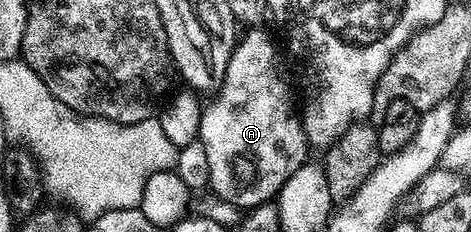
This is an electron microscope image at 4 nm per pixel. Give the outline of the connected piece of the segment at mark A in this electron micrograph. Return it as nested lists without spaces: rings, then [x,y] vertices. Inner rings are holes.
[[[249,27],[245,36],[235,41],[219,81],[220,93],[209,104],[207,101],[200,114],[198,140],[204,143],[208,180],[223,203],[241,210],[256,208],[279,193],[290,171],[280,144],[292,144],[302,136],[293,109],[288,109],[288,88],[276,69],[276,48],[262,29]]]

